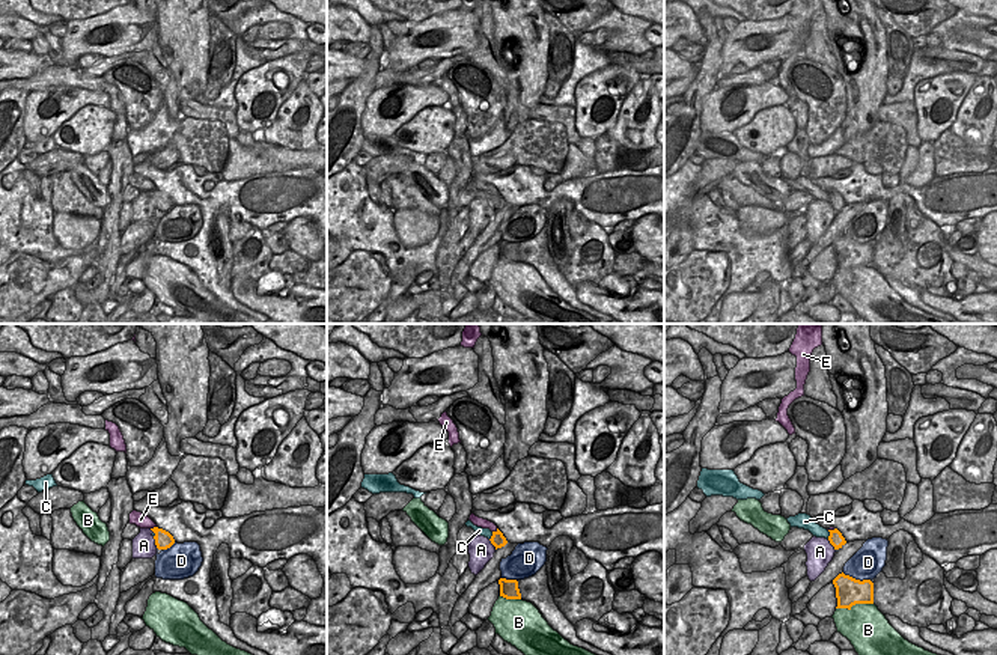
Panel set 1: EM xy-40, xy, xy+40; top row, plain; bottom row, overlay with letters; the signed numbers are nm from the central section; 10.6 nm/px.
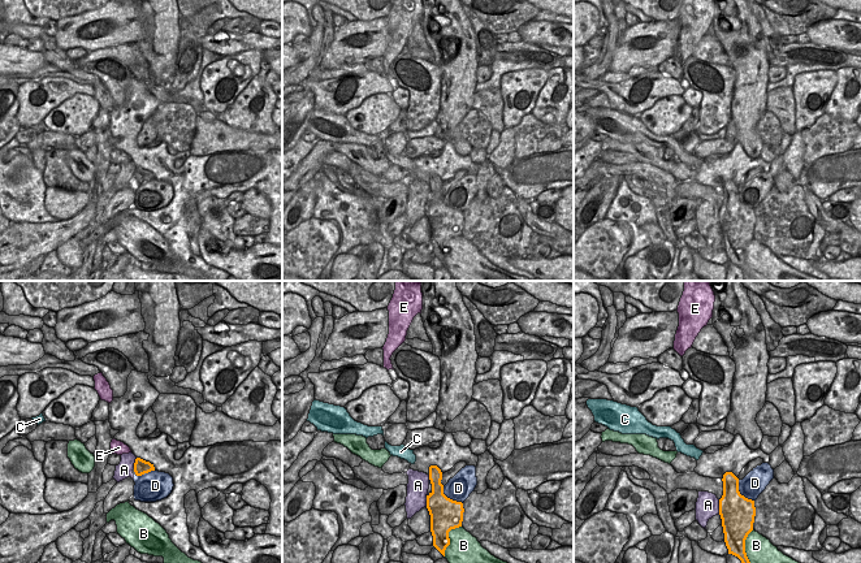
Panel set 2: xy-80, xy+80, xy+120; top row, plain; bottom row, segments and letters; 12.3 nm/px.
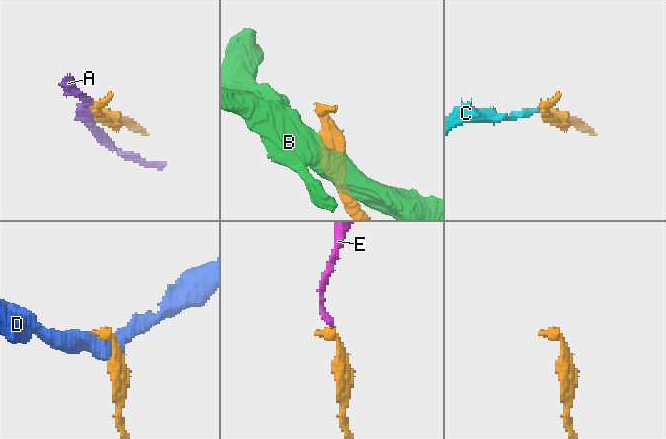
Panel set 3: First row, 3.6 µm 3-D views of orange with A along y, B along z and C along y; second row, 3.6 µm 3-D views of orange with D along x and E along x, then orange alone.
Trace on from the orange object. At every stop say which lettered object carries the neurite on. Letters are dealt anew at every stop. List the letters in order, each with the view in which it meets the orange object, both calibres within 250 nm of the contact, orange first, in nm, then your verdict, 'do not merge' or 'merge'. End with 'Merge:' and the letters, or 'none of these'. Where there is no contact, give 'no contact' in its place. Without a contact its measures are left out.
A: xy-40 | 190/260 nm | do not merge
B: xy+40 | 280/460 nm | do not merge
C: xy+40 | 160/130 nm | do not merge
D: xy+40 | 280/340 nm | do not merge
E: xy | 160/100 nm | merge
Merge: E

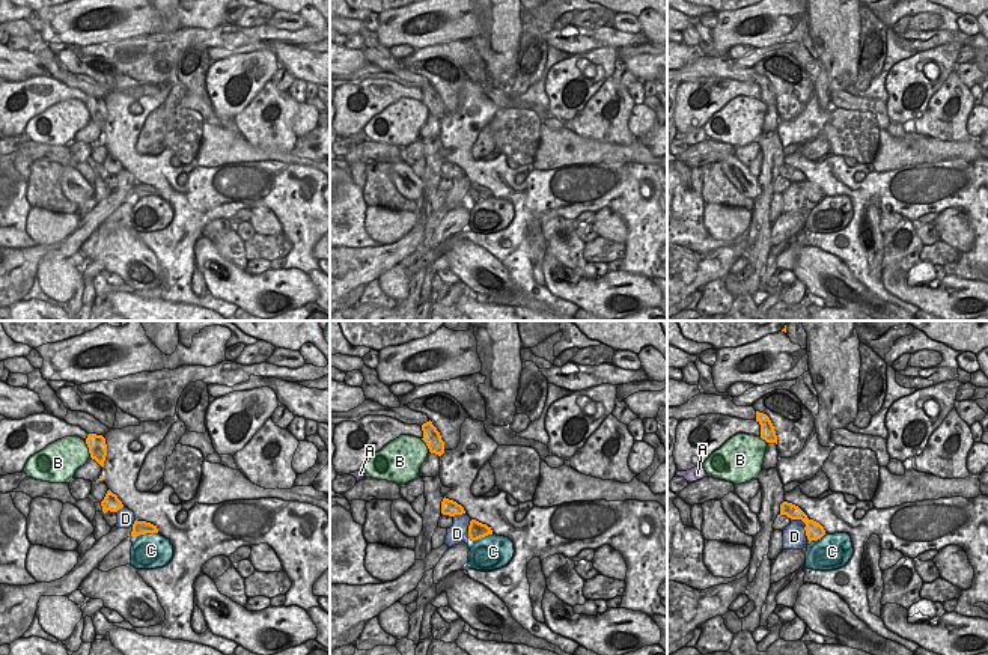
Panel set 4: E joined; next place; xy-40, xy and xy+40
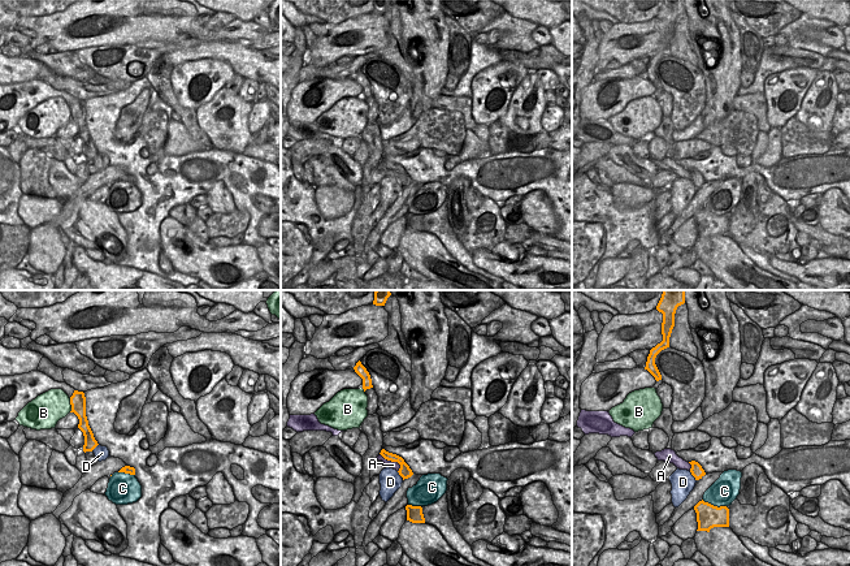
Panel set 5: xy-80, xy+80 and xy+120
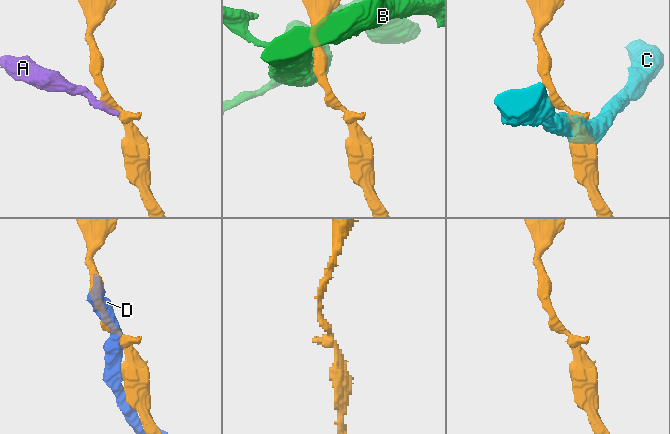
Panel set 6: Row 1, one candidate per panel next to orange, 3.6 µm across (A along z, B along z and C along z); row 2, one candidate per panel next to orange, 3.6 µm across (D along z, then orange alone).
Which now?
A: xy+40 | 190/30 nm | do not merge
B: xy-40 | 190/380 nm | do not merge
C: xy-40 | 160/380 nm | do not merge
D: xy+40 | 190/260 nm | do not merge
Merge: none of these

